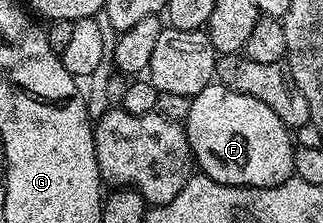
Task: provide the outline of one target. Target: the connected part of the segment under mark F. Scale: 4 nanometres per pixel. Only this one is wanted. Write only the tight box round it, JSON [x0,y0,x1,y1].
[184,83,295,189]

